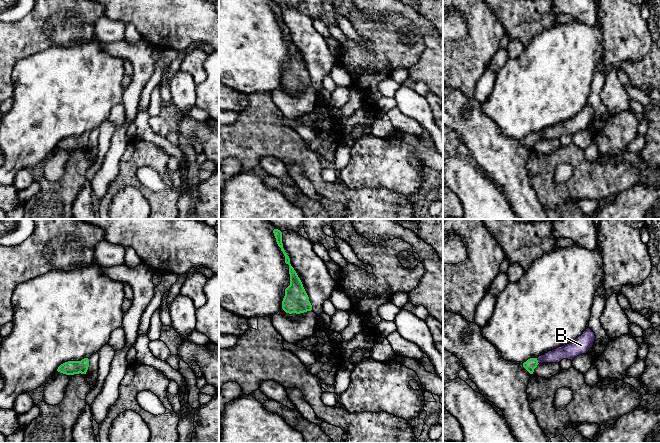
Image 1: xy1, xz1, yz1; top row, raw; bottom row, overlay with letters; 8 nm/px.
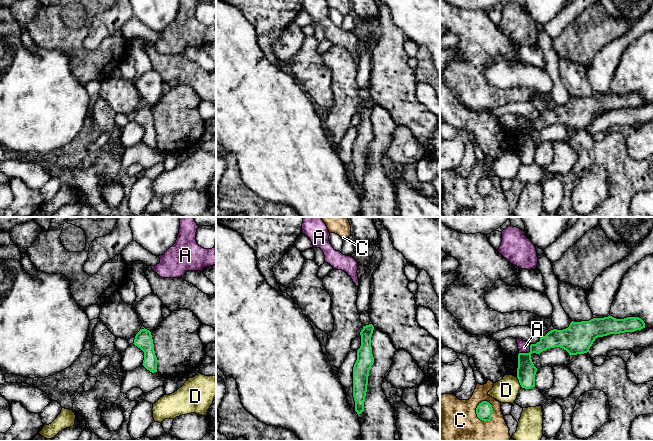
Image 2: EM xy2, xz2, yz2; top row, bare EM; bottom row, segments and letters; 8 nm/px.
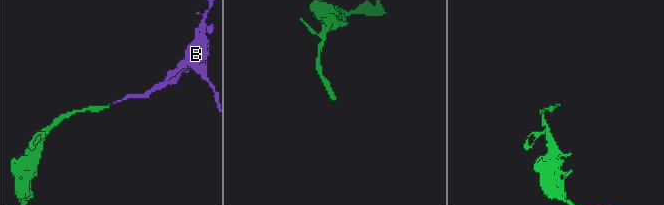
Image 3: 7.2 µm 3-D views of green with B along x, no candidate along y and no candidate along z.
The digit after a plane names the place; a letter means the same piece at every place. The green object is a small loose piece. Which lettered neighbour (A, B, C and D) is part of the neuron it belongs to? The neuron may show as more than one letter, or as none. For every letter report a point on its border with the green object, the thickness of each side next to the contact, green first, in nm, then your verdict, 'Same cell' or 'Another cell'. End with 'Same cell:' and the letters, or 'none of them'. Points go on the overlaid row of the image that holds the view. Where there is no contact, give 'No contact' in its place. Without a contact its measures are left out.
A: Touches green at yz2 (527, 353). Thickness 160 nm (green) against 90 nm. Another cell
B: Touches green at yz1 (537, 361). Thickness 90 nm (green) against 110 nm. Same cell
C: Touches green at yz2 (476, 412). Thickness 130 nm (green) against 480 nm. Another cell
D: Touches green at yz2 (519, 382). Thickness 160 nm (green) against 190 nm. Another cell
Same cell: B

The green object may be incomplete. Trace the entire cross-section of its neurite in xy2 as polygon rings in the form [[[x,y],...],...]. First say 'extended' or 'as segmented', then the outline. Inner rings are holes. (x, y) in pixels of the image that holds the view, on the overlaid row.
as segmented | [[[145,328],[140,329],[135,336],[133,344],[144,352],[142,365],[152,373],[157,372],[157,357],[154,351],[151,332]]]

